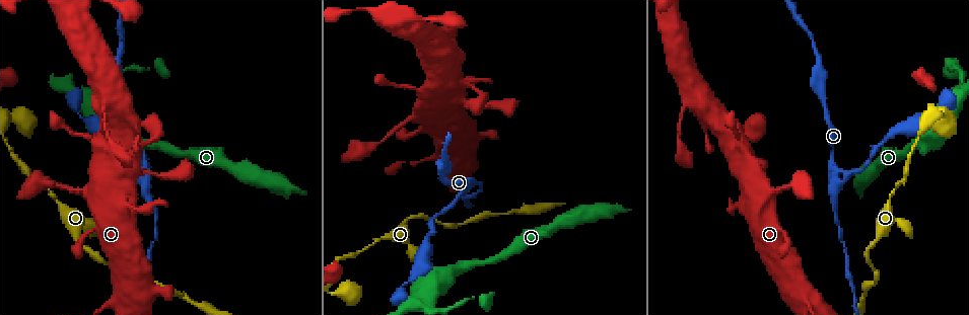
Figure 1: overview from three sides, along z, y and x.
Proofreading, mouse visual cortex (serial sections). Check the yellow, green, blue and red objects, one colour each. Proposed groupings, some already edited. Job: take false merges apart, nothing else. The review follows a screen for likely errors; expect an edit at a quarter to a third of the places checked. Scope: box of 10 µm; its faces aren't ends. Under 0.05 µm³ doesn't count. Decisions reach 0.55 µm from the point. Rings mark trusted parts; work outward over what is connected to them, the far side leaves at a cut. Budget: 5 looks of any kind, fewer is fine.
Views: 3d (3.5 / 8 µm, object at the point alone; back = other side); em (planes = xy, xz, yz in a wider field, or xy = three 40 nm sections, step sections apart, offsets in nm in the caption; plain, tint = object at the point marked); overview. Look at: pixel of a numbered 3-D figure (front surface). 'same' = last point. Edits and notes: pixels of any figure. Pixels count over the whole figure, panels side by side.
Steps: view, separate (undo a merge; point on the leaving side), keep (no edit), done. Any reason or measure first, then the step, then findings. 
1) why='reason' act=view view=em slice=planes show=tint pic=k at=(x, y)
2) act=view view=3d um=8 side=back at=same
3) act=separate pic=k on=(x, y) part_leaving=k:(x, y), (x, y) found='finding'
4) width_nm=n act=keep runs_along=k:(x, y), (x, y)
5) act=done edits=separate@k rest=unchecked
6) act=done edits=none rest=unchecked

why='branch point' act=view view=3d um=3.5 pic=1 at=(468, 183)

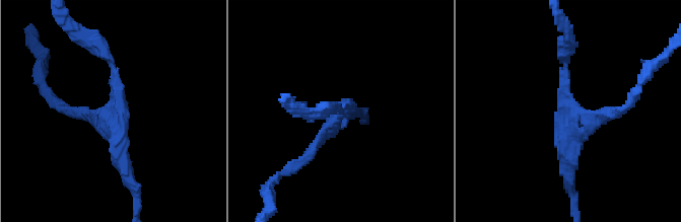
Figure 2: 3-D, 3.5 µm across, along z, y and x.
arms=3 arm_widths_nm=150,150,250 act=view view=em slice=xy step=1 show=tint pic=2 at=(570, 105)

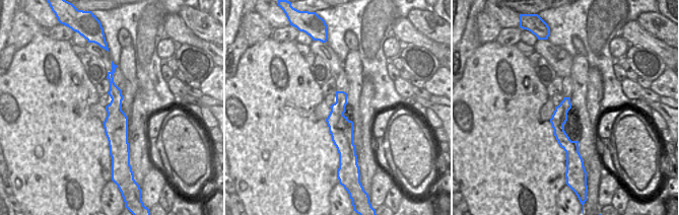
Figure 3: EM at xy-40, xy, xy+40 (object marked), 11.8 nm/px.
width_nm=280 act=keep runs_along=2:(563, 44), (568, 106), (587, 119), (616, 109) found='all the same cell'

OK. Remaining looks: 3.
act=view view=3d um=8 side=back pic=1 at=(378, 240)

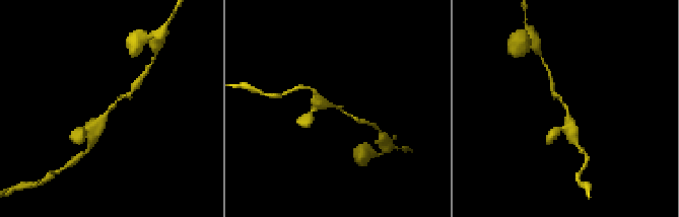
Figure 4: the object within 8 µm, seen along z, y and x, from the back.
arm_widths_nm=100,300 act=view view=em slice=xy step=3 show=tint at=same

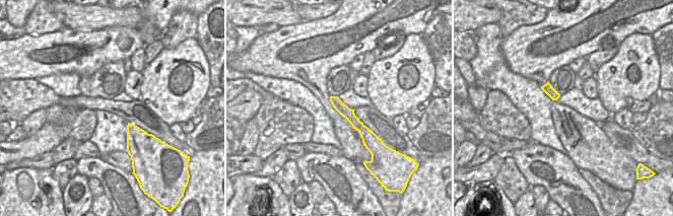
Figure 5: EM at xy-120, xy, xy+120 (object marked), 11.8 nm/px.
width_nm=140 act=keep runs_along=5:(332, 98), (363, 130), (365, 142) found='continuous, no second cell'

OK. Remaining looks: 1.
act=done edits=none rest=unchecked

